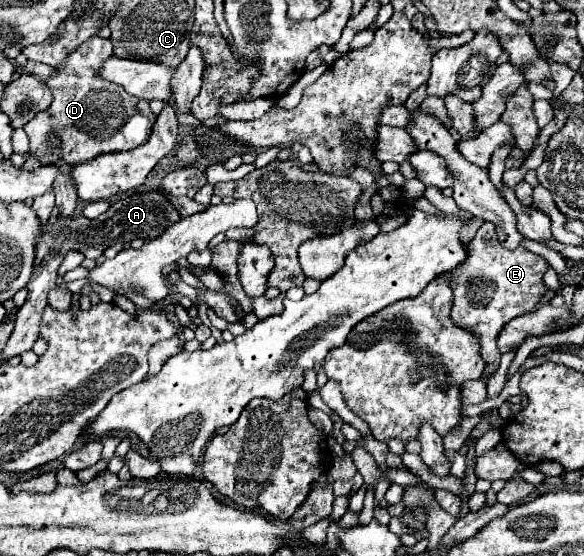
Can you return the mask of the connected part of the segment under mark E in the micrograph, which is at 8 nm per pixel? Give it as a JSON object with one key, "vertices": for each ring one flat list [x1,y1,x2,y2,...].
{"vertices":[[484,222,480,226,480,230,476,232,474,240,468,244,468,250,472,250,472,254,468,254,468,262,464,262,464,266,456,266,456,270,452,270,452,290,454,290,454,306,452,306,452,320,456,326,460,328,468,328,472,334,476,334,482,342,482,354,490,352,494,354,494,362,488,364,500,364,500,350,496,346,498,334,500,330,516,316,520,314,528,314,532,310,536,310,542,302,542,296,548,292,548,286,544,284,542,276,548,270,548,262,524,248,516,248,516,250,506,250,504,246,500,246,498,242,498,234,496,234,496,226,492,222]]}

